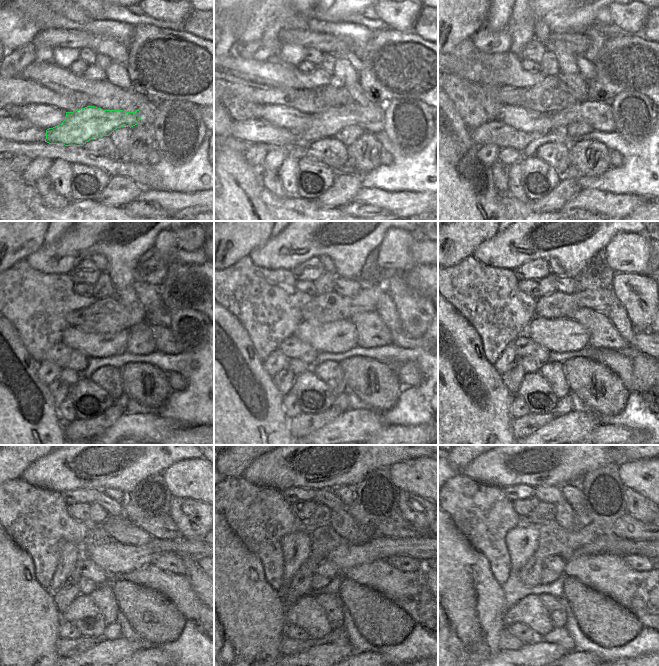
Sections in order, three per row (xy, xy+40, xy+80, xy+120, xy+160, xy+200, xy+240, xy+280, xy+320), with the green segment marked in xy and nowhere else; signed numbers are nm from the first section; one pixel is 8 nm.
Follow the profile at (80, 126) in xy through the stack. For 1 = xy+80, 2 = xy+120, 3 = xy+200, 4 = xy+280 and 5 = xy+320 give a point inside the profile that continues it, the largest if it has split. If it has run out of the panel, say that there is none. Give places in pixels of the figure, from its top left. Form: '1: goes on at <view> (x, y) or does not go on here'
1: goes on at xy+80 (578, 112)
2: goes on at xy+120 (146, 338)
3: goes on at xy+200 (603, 336)
4: goes on at xy+280 (402, 563)
5: goes on at xy+320 (638, 563)

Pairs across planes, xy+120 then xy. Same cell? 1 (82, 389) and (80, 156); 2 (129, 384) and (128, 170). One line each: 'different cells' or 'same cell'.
1: different cells
2: different cells

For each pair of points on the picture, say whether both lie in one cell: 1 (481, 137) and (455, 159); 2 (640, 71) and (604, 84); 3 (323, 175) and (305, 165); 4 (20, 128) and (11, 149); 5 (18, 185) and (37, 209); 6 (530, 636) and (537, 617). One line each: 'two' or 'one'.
1: two
2: one
3: one
4: two
5: one
6: two

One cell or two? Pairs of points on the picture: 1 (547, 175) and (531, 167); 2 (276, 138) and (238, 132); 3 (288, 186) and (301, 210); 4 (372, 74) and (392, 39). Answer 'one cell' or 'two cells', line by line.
1: one cell
2: one cell
3: two cells
4: one cell

